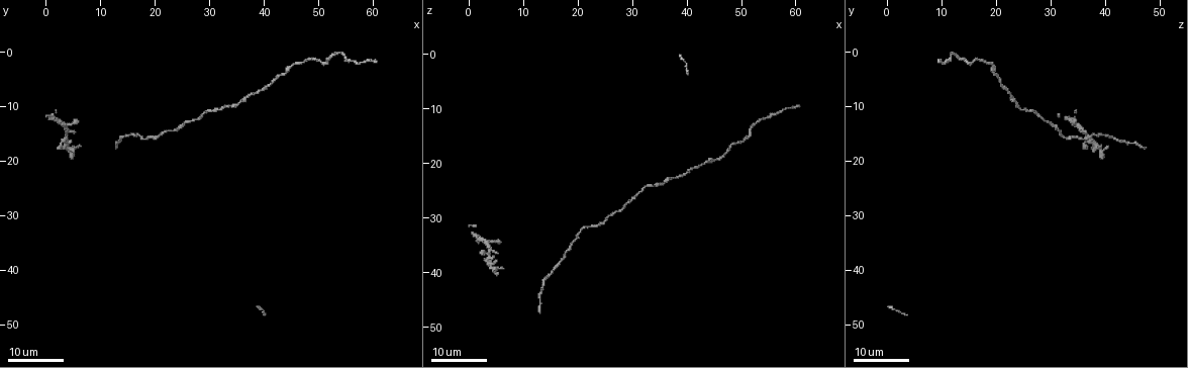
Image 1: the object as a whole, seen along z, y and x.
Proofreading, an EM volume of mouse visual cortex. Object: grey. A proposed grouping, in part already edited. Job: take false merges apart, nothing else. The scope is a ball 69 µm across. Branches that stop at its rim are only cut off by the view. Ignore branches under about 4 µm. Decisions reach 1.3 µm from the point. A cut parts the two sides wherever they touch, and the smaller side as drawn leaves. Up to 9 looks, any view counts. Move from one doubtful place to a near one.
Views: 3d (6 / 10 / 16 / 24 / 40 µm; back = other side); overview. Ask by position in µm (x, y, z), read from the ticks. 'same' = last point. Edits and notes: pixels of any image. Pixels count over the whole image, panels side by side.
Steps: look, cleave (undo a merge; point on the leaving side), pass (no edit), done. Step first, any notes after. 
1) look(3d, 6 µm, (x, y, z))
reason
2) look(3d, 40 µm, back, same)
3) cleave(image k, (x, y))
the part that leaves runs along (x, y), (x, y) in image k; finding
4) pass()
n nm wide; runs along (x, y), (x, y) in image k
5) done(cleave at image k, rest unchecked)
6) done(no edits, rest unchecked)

look(3d, 16 µm, (41.5, 5.5, 21.0))
sudden change in width

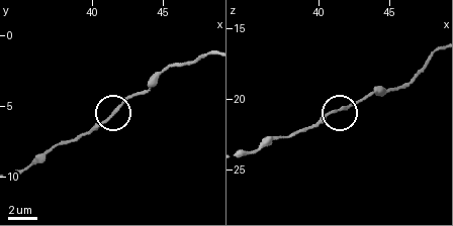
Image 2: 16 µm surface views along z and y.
look(3d, 10 µm, (41.4, 5.6, 20.8))

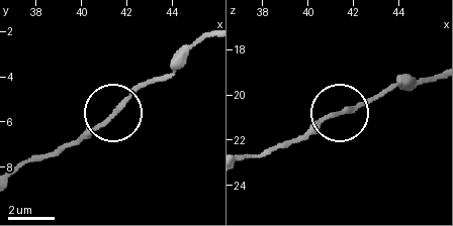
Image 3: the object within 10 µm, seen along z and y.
look(3d, 10 µm, back, (41.4, 5.6, 20.7))

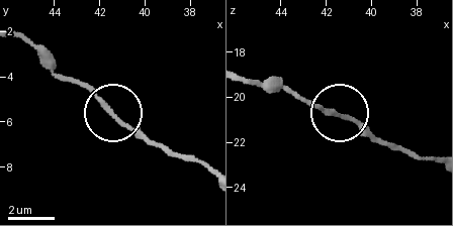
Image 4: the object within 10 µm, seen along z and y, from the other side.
pass()
runs along (209, 173), (141, 139), (73, 78) in image 4; all the same cell

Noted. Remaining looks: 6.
look(3d, 16 µm, (45.5, 2.0, 19.5))
sudden change in width

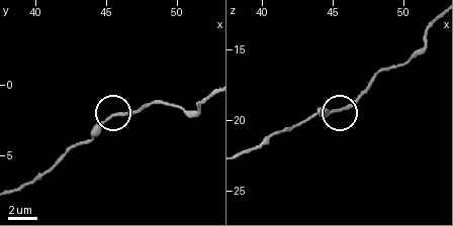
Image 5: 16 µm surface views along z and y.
look(3d, 6 µm, (45.2, 2.2, 19.4))
zoom in

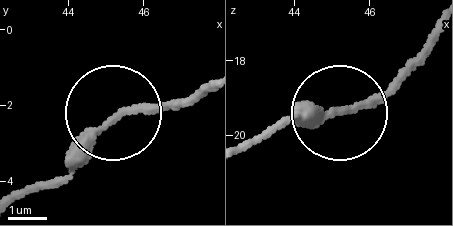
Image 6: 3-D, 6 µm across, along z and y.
pass()
230 nm wide; runs along (20, 199), (59, 176), (117, 115), (191, 102) in image 6; continuous, no second cell

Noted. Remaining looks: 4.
look(3d, 16 µm, (33.5, 10.0, 24.5))
calibre changes

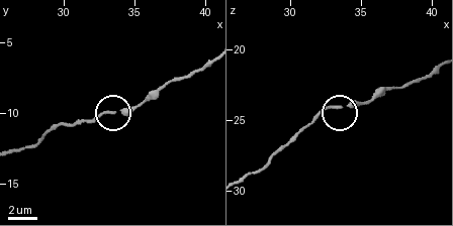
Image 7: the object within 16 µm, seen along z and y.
look(3d, 10 µm, (33.2, 10.0, 24.2))

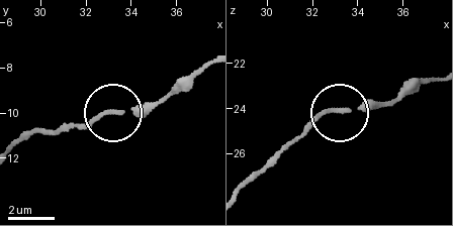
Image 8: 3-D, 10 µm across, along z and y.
pass()
runs along (88, 125), (103, 115), (150, 109), (165, 100) in image 8; one cell here

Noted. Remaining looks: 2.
look(3d, 16 µm, (37.0, 8.5, 22.5))
thick turns thin

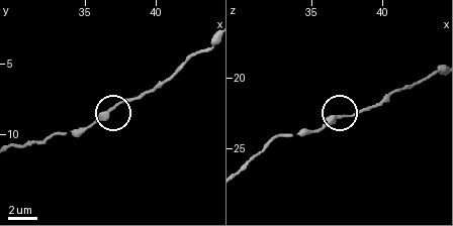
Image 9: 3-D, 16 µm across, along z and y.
look(3d, 10 µm, (37.0, 8.2, 22.6))

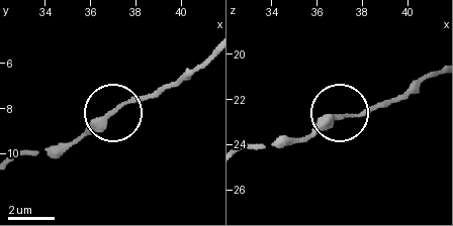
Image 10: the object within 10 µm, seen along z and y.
pass()
runs along (244, 148), (295, 142), (336, 116), (386, 104) in image 10; all the same cell

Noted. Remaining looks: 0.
done(no edits, rest unchecked)

